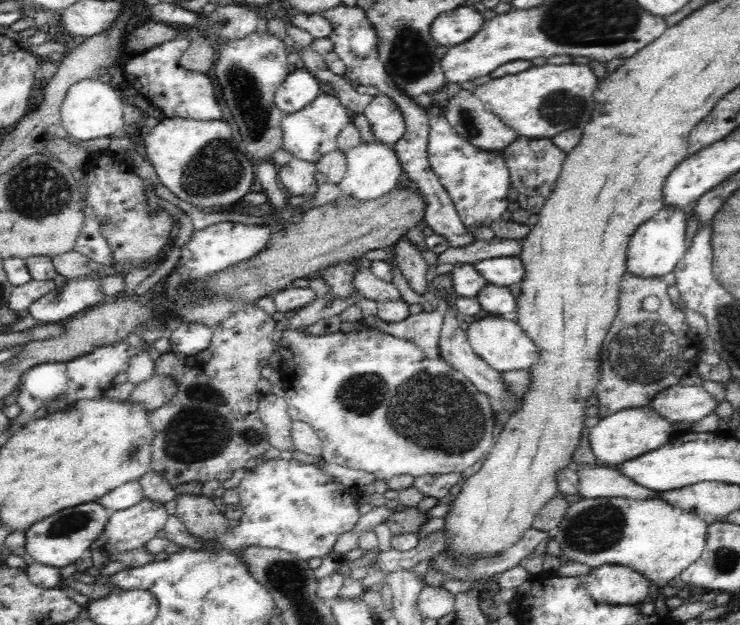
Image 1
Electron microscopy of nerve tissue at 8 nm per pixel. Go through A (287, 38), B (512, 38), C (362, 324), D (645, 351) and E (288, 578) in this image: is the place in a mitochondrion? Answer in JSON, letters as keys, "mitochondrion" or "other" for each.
{"A":"other","B":"other","C":"other","D":"mitochondrion","E":"mitochondrion"}

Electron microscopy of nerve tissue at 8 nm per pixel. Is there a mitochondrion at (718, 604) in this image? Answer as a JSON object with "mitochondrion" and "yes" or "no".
{"mitochondrion":"no"}

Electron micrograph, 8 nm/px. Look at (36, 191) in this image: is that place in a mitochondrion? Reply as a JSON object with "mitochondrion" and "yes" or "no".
{"mitochondrion":"yes"}

